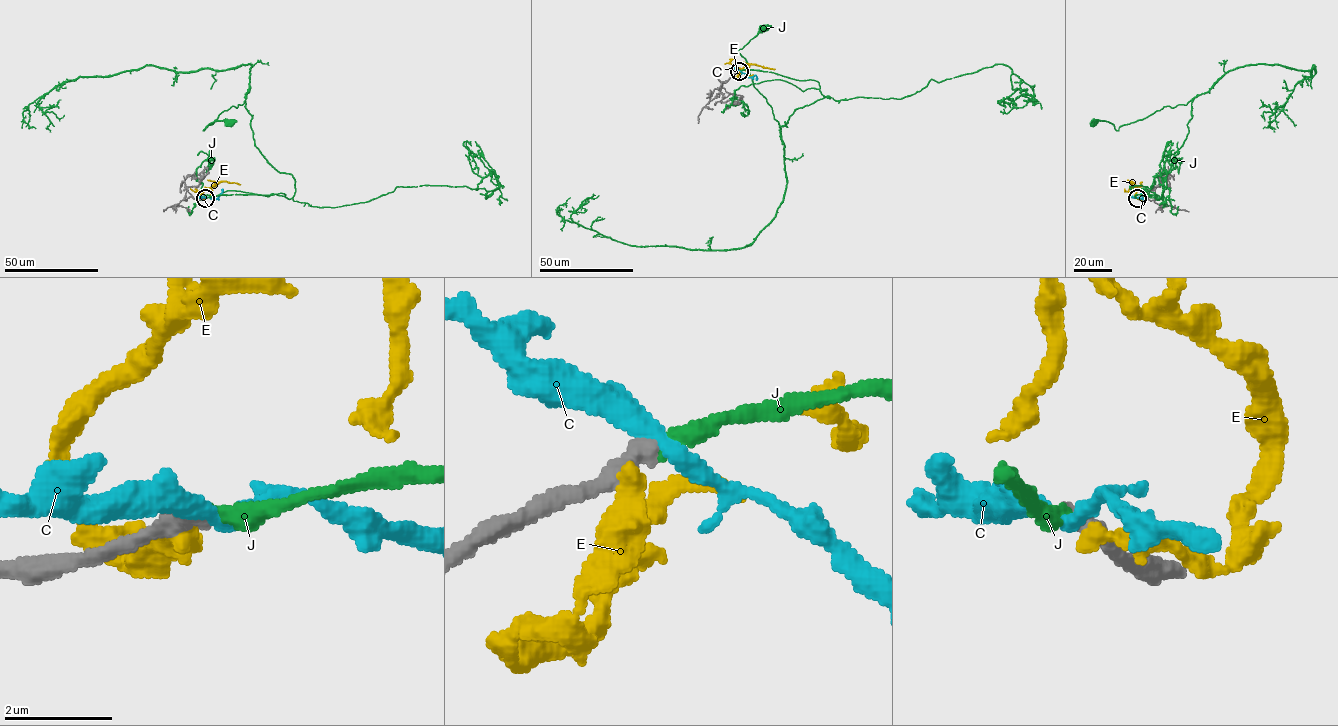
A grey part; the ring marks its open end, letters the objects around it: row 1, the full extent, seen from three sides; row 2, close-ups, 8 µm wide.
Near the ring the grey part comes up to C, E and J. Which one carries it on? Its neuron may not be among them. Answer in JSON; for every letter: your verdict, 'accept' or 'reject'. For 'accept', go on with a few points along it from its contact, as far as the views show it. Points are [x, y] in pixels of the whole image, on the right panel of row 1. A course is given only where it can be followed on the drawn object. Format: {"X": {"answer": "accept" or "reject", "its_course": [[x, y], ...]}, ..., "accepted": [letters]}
{"C": {"answer": "reject"}, "E": {"answer": "reject"}, "J": {"answer": "accept", "its_course": [[1137, 197], [1163, 197], [1161, 176], [1189, 132], [1192, 100], [1118, 130], [1093, 122]]}, "accepted": ["J"]}

